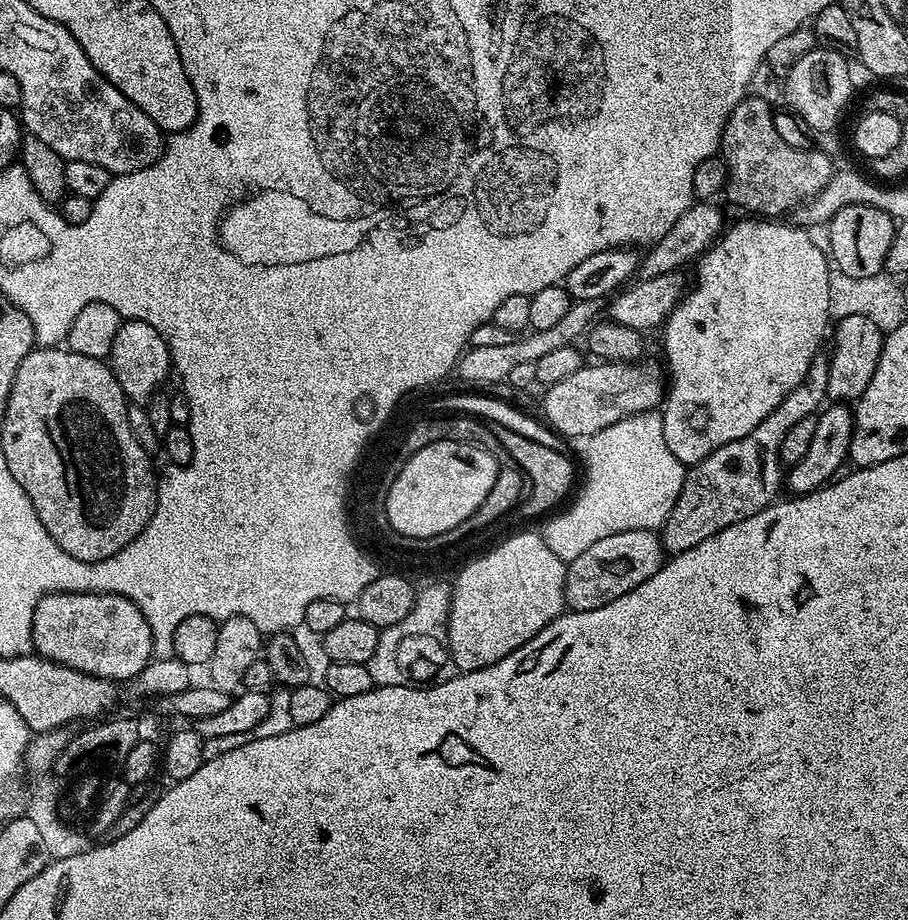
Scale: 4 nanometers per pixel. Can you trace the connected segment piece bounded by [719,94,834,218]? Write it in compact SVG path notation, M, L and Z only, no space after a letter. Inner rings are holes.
M748 94L734 106L722 130L719 155L727 168L726 195L745 208L745 213L776 218L783 208L791 209L818 195L830 182L834 168L831 158L819 152L819 147L798 150L786 146L778 130L774 130L774 108L768 102L763 96Z

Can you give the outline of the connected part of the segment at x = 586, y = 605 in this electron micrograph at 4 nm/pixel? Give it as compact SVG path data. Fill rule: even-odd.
M643 528L610 534L610 538L594 542L590 550L578 554L578 558L567 565L564 603L573 612L598 610L598 606L606 606L606 602L622 598L622 594L634 590L634 586L642 586L646 578L664 565L665 559L664 546L655 531Z

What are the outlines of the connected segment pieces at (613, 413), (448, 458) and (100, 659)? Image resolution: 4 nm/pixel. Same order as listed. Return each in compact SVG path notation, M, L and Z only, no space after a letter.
M647 360L585 363L570 378L547 385L543 419L565 438L587 438L606 430L606 426L614 426L614 422L622 422L627 416L659 409L666 399L666 372L659 363Z
M438 441L414 454L390 486L385 500L385 510L391 531L397 537L428 538L454 530L458 522L466 522L496 481L497 457L474 444L456 441Z
M51 592L43 596L34 610L32 647L47 660L113 682L134 681L153 659L152 631L142 610L133 600L109 592Z

